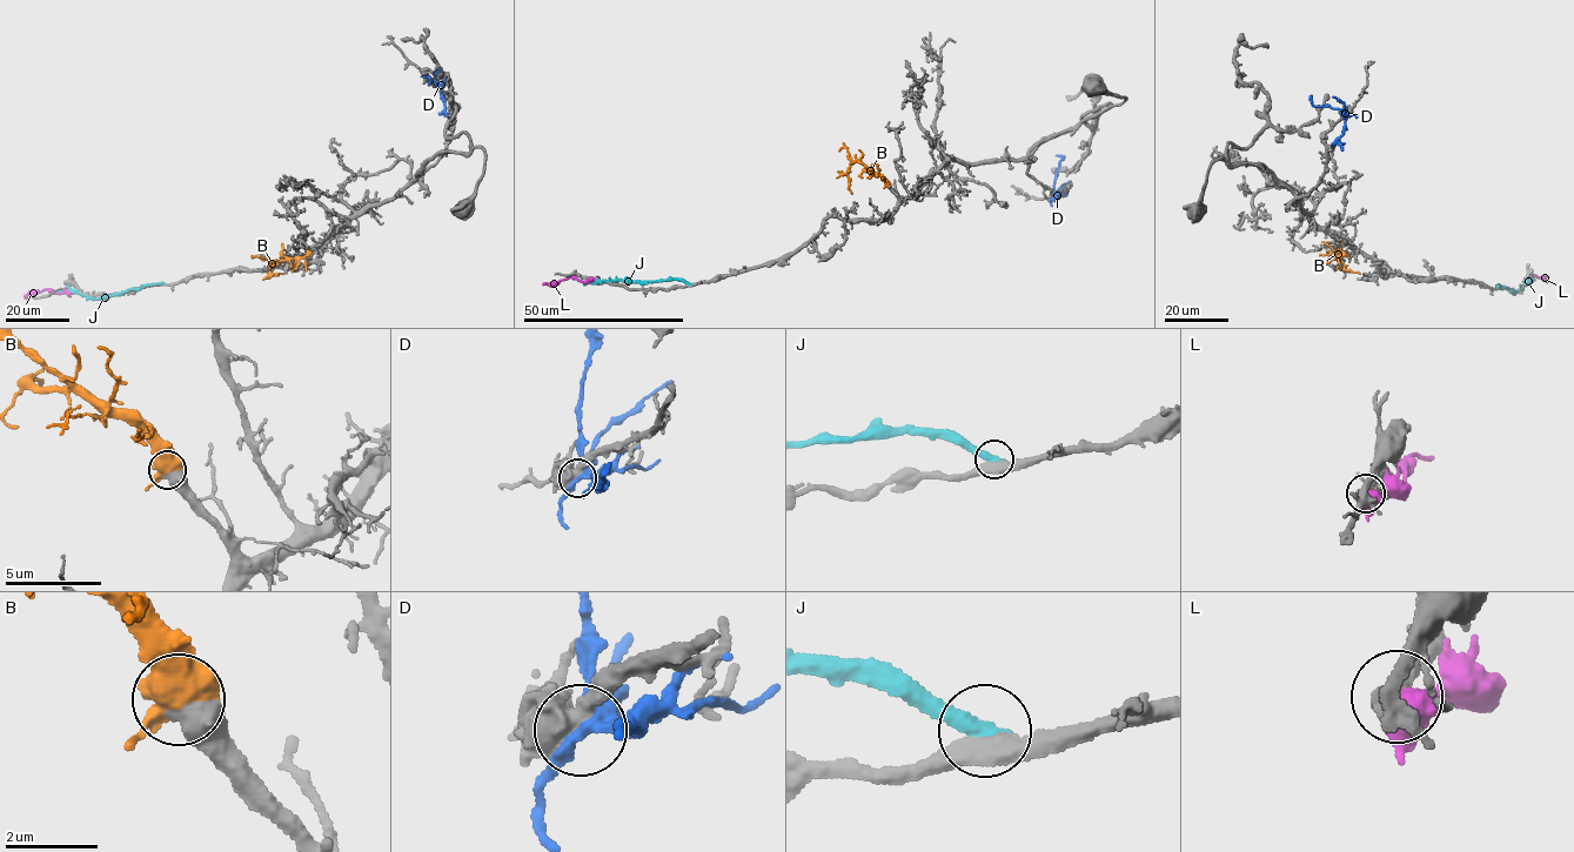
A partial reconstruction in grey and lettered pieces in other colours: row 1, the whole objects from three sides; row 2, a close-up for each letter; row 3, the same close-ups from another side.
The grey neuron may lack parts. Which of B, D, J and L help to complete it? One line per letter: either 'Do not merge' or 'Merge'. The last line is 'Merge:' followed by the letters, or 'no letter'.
B: Merge
D: Do not merge
J: Do not merge
L: Do not merge
Merge: B

